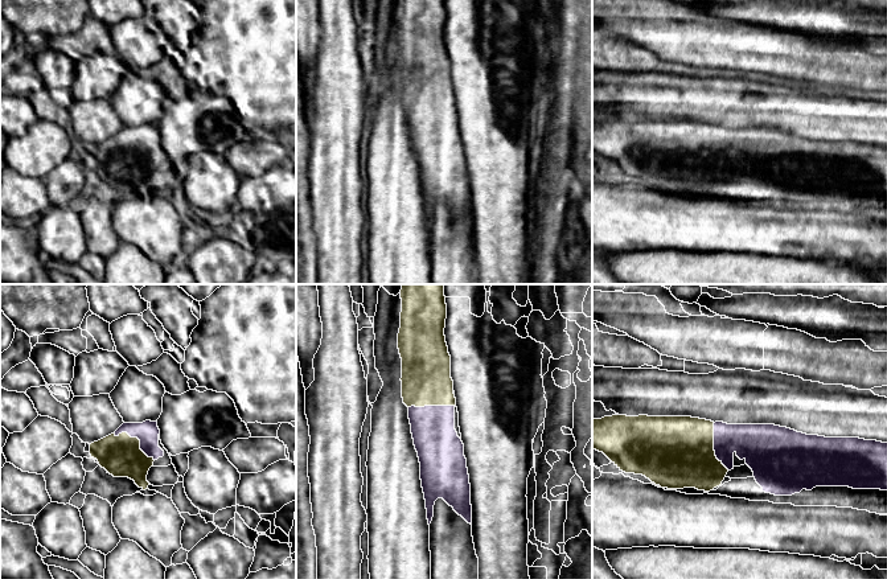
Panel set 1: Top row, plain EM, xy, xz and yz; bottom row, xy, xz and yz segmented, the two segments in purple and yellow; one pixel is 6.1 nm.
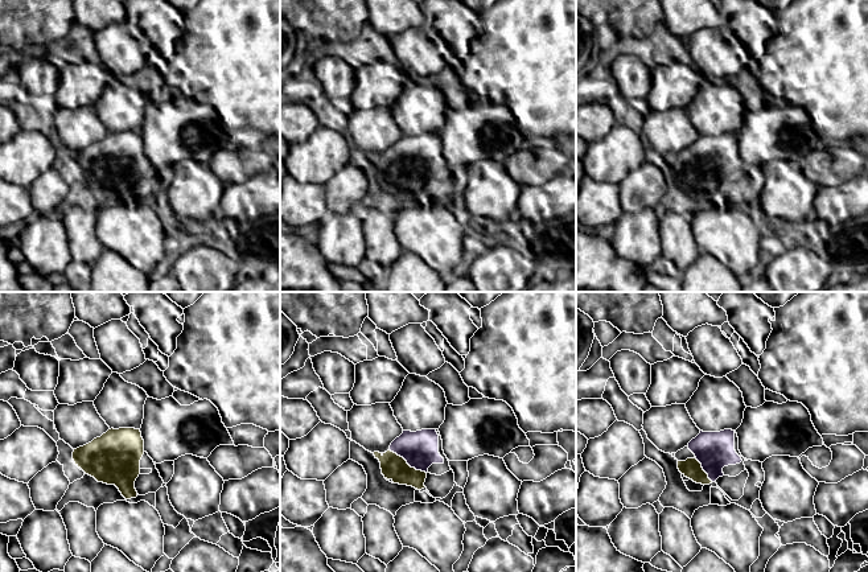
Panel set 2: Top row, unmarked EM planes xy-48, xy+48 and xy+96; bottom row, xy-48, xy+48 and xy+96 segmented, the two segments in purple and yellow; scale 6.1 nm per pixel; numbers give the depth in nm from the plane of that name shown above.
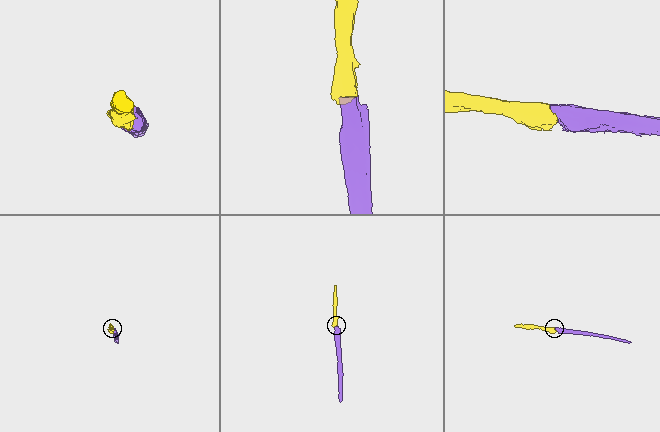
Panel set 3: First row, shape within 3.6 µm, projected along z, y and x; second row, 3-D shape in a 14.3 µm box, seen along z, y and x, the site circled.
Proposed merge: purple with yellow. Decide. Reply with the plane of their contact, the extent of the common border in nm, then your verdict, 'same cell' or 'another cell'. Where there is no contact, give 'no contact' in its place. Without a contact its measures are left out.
meets purple in xy; contact 300 nm long; same cell

